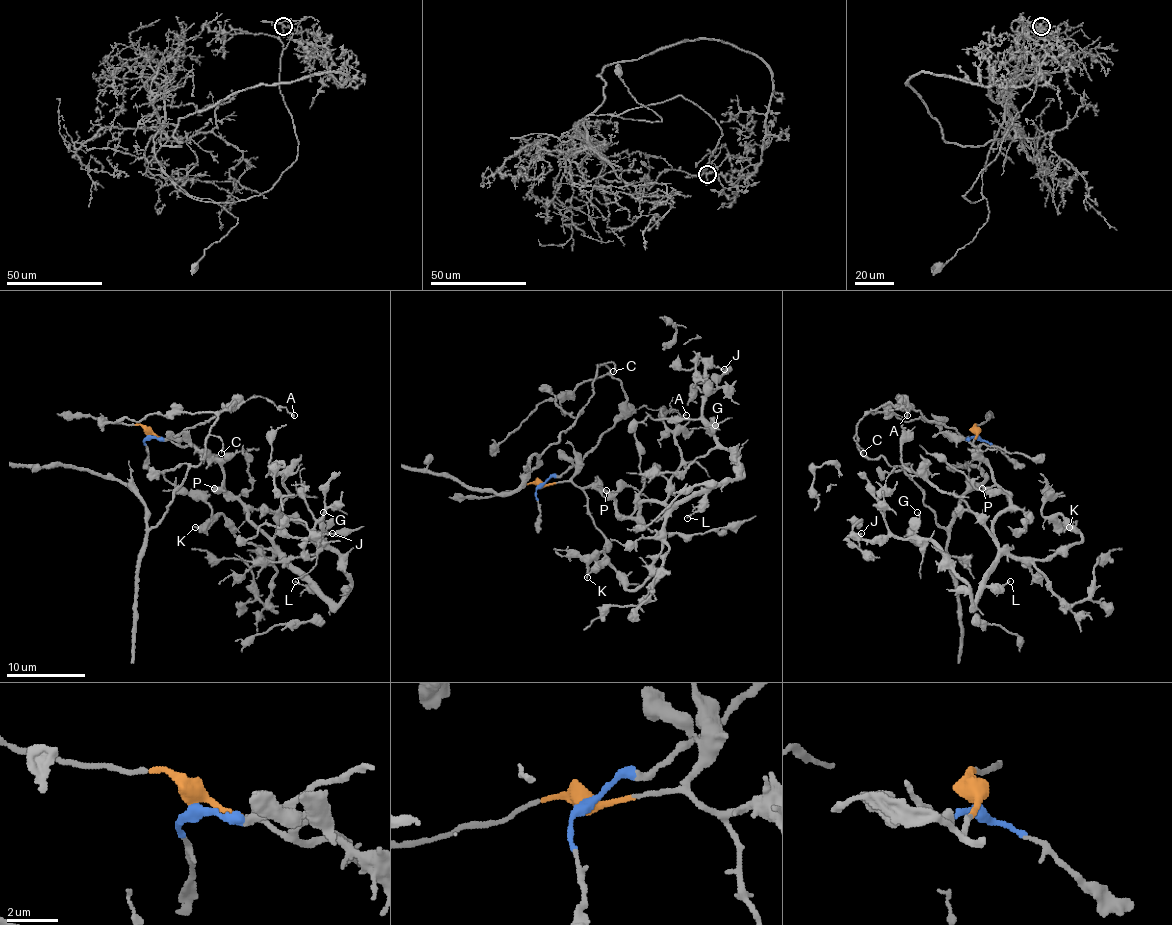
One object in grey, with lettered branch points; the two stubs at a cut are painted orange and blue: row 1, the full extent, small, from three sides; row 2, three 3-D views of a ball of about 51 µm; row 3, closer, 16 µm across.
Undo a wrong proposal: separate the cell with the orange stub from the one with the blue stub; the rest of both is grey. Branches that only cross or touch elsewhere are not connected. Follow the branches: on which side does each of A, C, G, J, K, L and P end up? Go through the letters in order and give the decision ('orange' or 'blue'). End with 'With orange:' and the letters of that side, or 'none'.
A: blue
C: blue
G: orange
J: orange
K: orange
L: orange
P: orange
With orange: G, J, K, L, P

